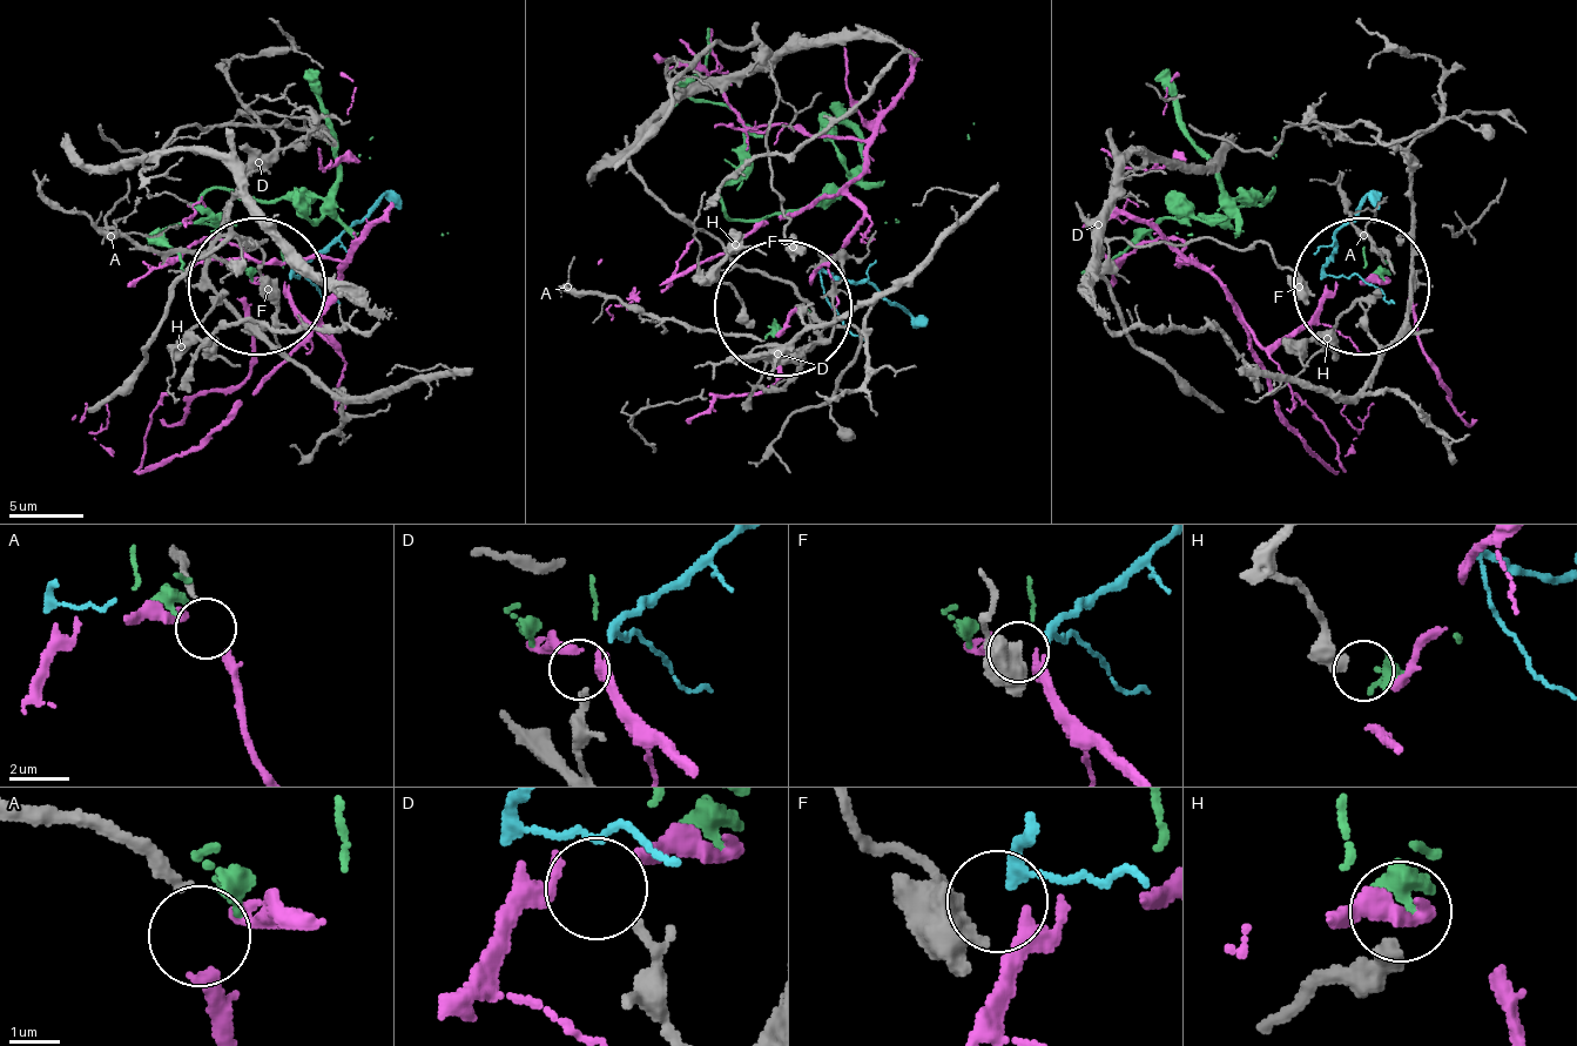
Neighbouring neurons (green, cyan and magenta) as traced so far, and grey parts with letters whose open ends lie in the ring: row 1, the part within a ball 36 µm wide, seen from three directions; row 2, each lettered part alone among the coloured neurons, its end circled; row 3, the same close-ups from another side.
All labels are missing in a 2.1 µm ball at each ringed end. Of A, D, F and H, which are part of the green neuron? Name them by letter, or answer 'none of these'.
H

